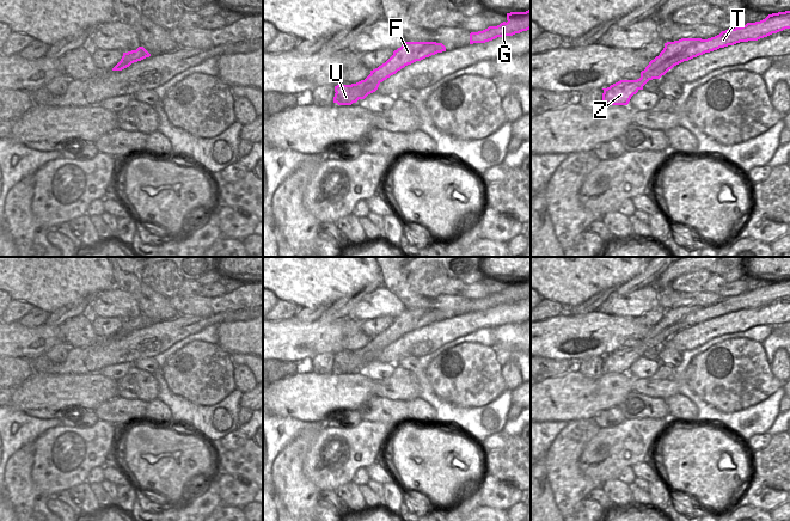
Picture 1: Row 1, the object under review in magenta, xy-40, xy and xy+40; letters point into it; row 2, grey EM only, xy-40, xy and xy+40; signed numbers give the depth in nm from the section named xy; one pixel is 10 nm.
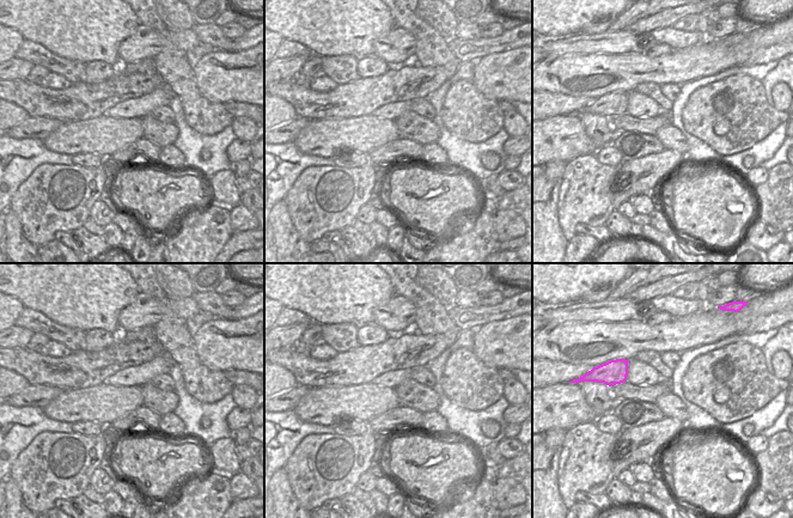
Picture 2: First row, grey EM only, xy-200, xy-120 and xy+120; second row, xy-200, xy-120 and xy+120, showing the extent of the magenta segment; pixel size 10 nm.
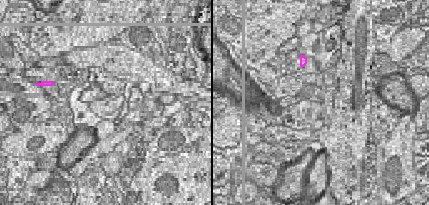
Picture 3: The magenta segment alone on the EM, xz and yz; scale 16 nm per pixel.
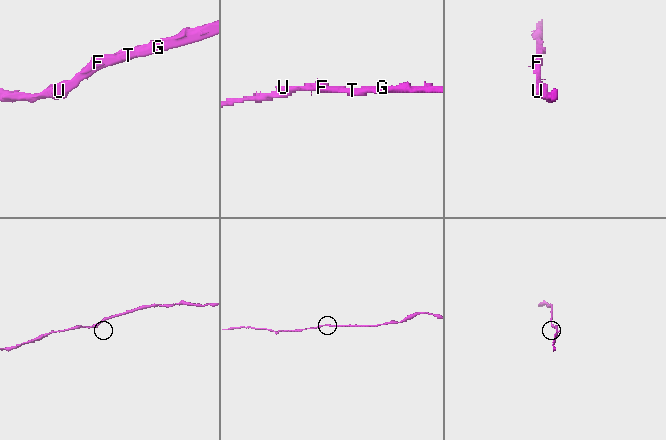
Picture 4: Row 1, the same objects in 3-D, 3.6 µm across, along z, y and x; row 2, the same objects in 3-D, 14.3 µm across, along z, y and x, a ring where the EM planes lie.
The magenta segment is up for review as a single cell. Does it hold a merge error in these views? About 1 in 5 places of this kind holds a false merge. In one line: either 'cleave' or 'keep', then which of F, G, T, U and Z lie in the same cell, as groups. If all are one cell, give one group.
keep; F G T U Z

